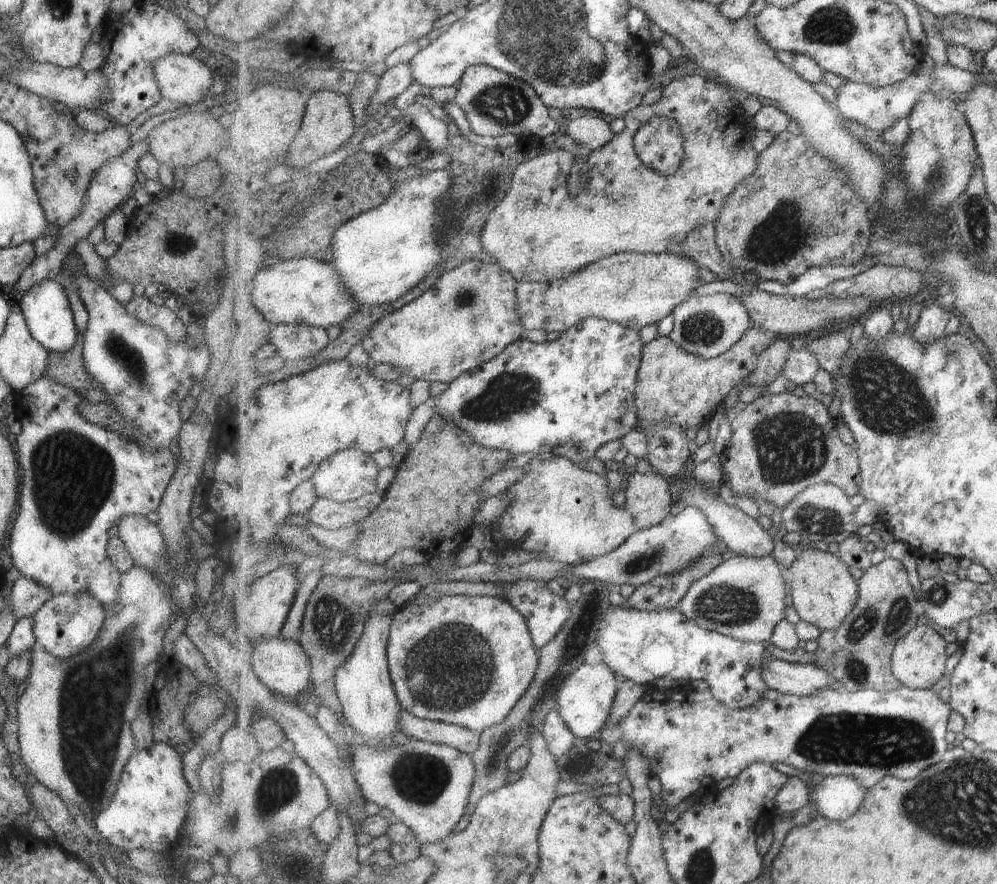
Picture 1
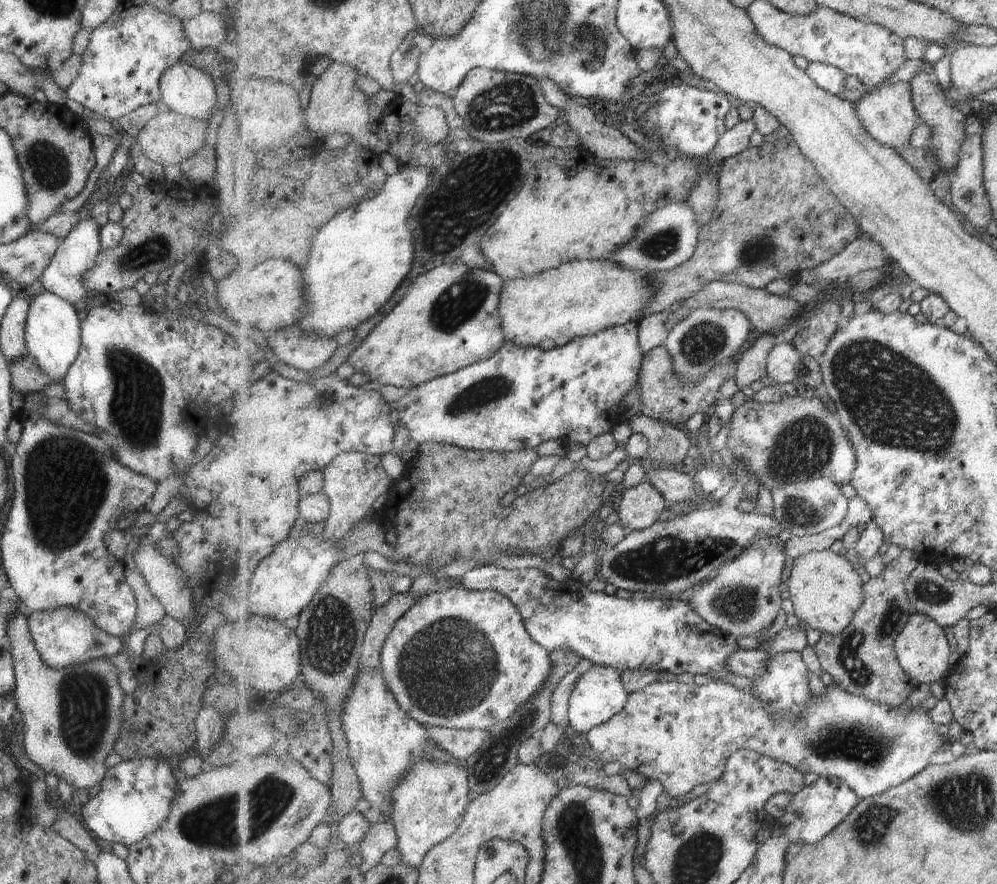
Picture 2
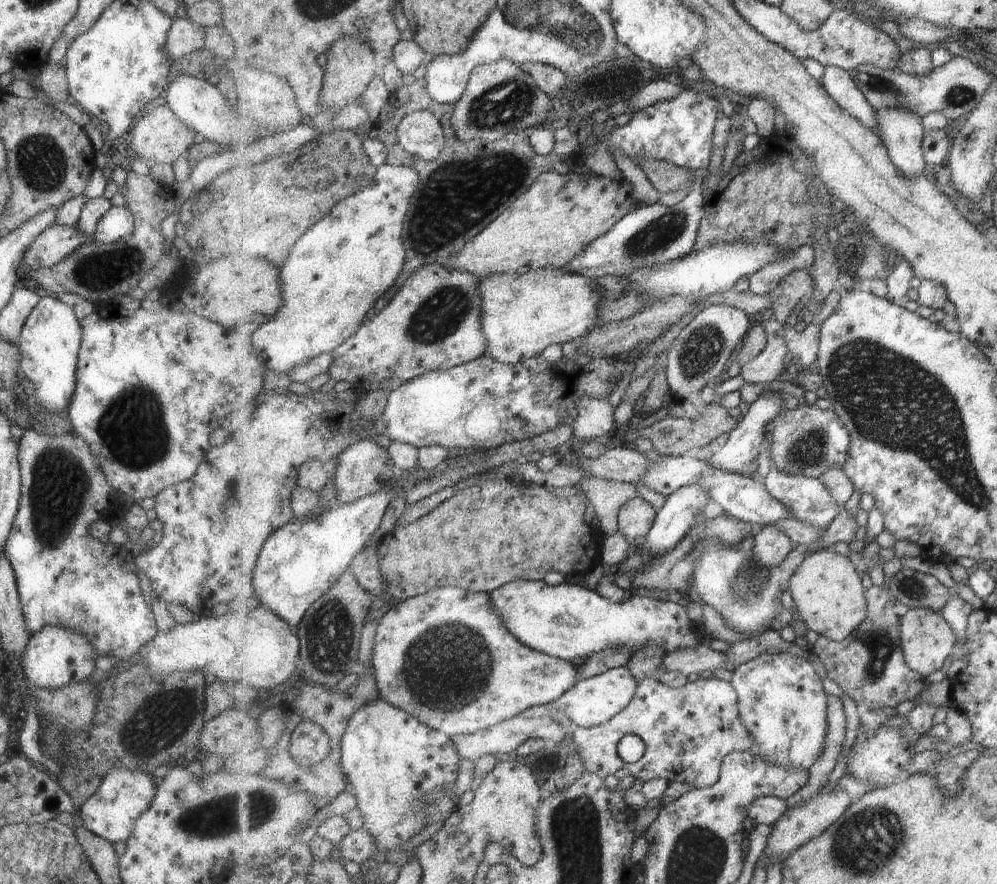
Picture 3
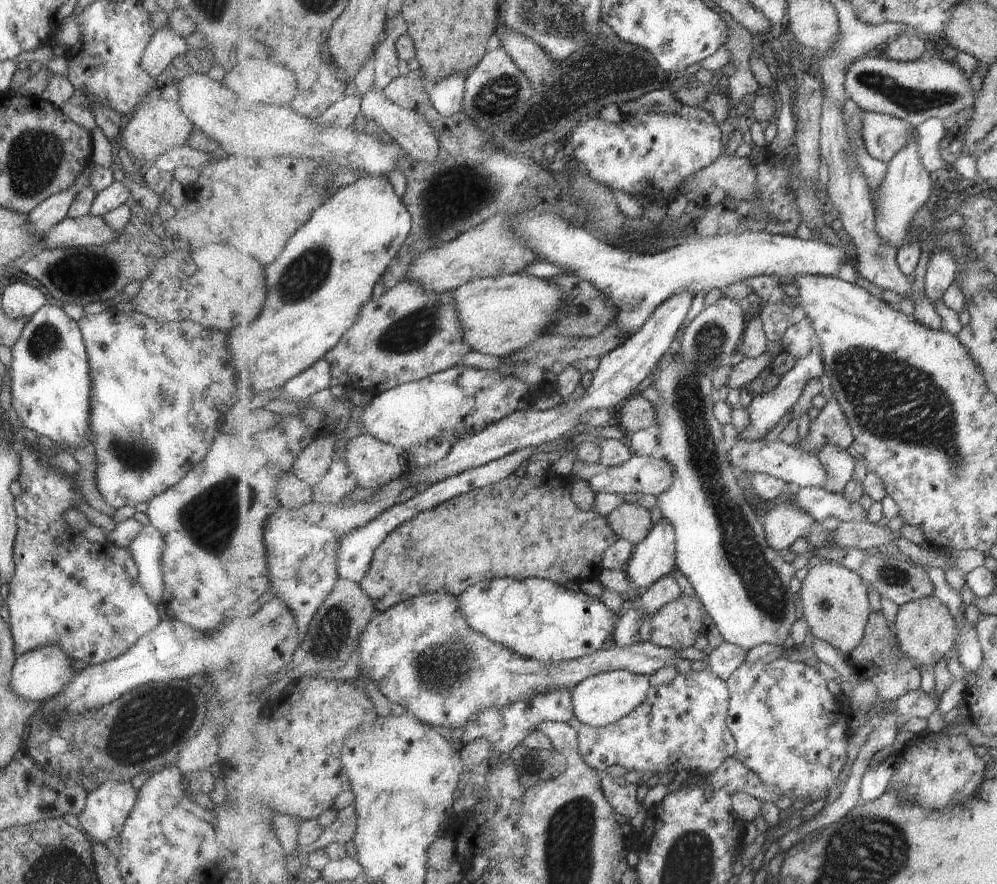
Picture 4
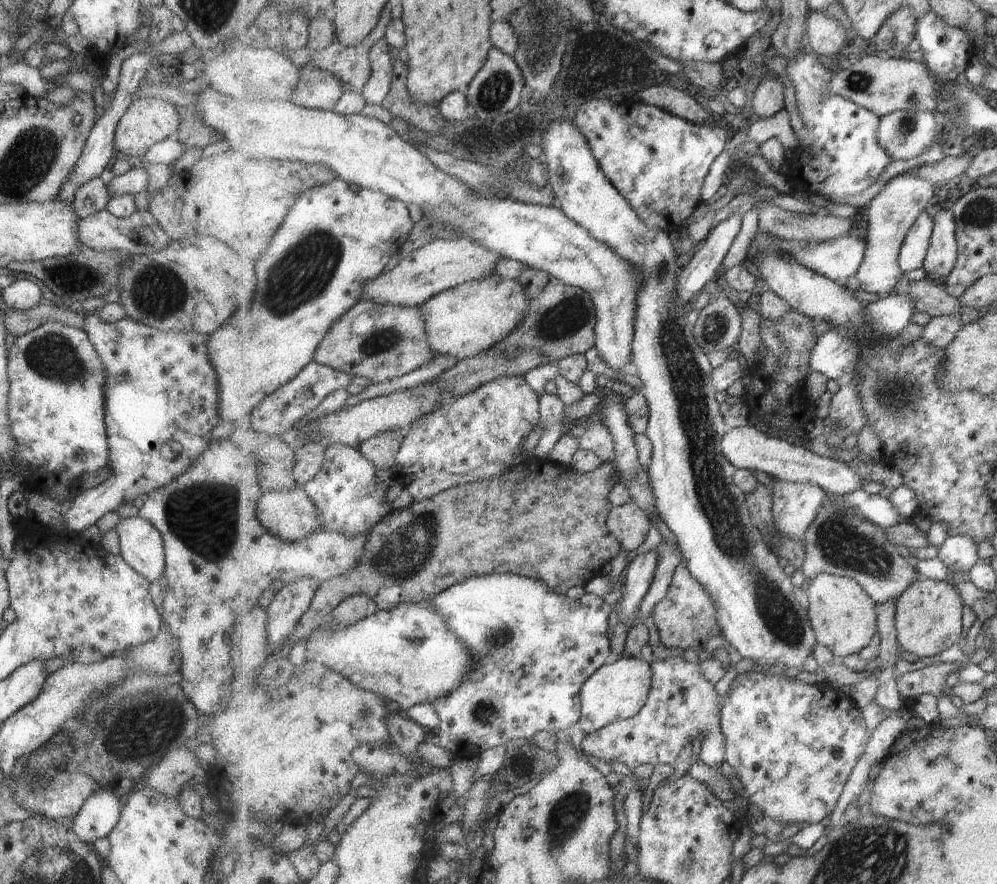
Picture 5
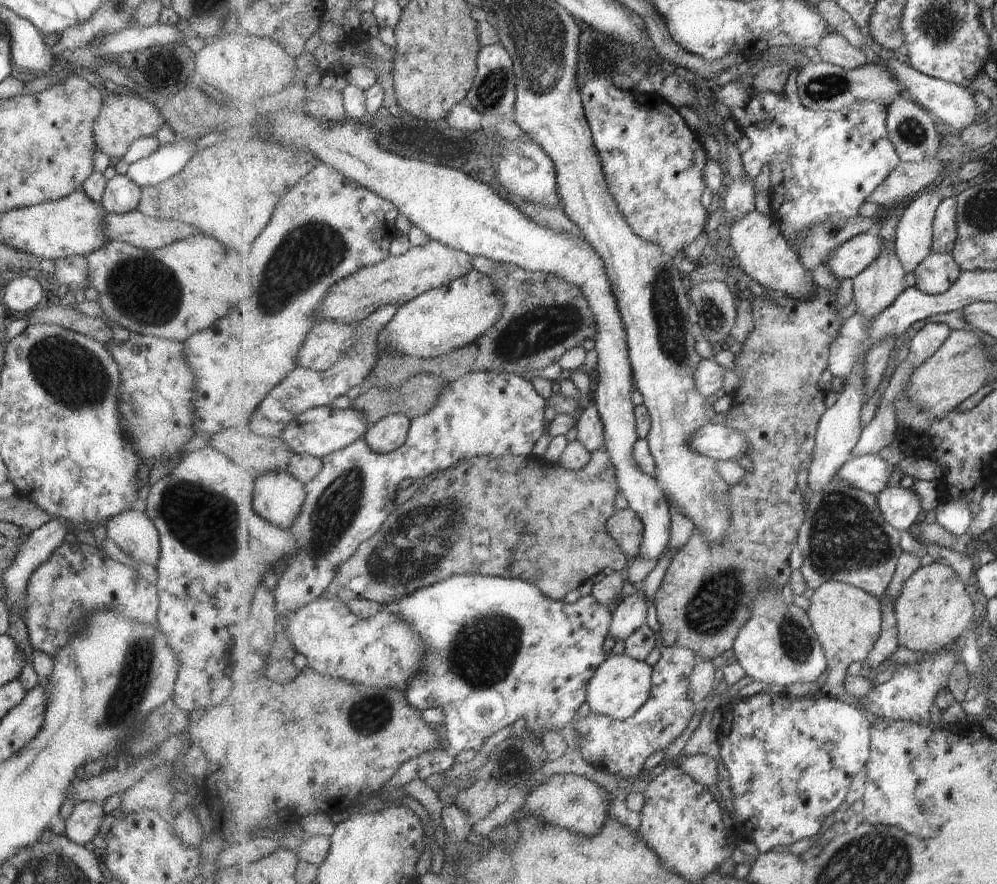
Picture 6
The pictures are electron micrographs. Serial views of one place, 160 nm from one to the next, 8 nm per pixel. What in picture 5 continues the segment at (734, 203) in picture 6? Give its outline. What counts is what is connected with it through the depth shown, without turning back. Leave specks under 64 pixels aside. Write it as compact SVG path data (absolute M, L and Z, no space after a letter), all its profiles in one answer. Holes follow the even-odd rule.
M735 212L733 216L721 221L709 234L709 237L705 242L695 246L696 253L683 270L679 270L678 282L677 282L677 296L681 296L681 300L691 307L695 297L698 296L701 291L711 288L714 281L717 278L718 272L721 270L721 263L725 260L729 248L733 246L733 240L739 236L741 232L741 220L743 220L744 214Z

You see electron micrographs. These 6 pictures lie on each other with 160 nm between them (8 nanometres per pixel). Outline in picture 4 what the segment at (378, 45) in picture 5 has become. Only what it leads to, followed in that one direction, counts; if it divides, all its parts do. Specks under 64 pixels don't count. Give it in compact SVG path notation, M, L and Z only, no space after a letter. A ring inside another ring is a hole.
M400 13L393 18L394 27L385 32L385 39L382 39L377 46L374 60L374 80L370 89L375 92L385 91L387 86L399 76L399 59L397 40L408 34L408 26Z

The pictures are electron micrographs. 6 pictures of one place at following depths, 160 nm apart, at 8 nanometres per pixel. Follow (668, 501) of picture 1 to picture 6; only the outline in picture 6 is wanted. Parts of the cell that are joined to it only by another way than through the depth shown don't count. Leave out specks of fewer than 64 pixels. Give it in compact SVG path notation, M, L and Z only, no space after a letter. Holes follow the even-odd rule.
M633 509L617 510L608 520L608 531L628 558L640 555L644 543L644 521Z

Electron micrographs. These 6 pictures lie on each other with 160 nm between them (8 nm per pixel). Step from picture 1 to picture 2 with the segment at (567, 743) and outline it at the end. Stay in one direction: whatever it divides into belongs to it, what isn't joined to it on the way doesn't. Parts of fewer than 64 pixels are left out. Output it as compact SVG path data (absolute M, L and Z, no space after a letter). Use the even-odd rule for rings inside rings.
M581 659L581 662L577 665L577 668L573 672L567 673L565 678L558 684L556 691L552 698L552 722L556 726L564 728L563 734L566 728L570 726L570 720L568 719L568 710L570 707L570 698L573 689L576 687L577 679L582 677L587 671L592 669L595 665L593 662L587 659Z

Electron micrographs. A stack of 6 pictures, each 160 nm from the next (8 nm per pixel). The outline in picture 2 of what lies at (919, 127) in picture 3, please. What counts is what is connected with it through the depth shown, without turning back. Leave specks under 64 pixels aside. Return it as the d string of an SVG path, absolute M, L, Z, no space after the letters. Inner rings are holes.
M897 81L875 87L853 104L857 116L871 133L871 136L881 141L881 144L889 145L892 149L911 145L911 135L922 122L914 105L910 82Z

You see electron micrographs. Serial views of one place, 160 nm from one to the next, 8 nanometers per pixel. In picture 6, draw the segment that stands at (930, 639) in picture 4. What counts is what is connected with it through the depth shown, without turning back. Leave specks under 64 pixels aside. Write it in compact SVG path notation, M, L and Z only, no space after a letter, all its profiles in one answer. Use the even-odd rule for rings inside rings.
M931 563L921 567L902 588L896 607L900 644L913 652L935 653L948 647L975 627L972 590L949 565Z

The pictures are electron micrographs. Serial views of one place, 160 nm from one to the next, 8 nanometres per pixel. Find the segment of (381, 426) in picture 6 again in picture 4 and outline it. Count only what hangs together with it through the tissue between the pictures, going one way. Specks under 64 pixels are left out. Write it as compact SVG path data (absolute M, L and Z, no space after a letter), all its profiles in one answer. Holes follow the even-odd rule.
M372 435L349 438L346 458L361 487L369 490L385 487L405 472L401 449Z

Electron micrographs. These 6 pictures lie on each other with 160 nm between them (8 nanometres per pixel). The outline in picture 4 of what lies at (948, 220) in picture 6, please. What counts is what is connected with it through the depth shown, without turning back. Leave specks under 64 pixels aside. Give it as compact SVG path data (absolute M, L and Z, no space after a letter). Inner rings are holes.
M939 250L930 256L924 277L924 291L931 302L939 302L957 276L957 260L951 250Z

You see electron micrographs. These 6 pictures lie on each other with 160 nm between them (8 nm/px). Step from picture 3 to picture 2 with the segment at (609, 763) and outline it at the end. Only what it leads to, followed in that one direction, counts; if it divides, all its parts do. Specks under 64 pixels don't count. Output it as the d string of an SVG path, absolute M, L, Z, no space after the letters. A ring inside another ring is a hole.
M711 680L706 685L701 686L696 686L693 683L686 685L676 681L655 681L649 684L649 686L646 686L643 690L631 693L627 706L625 706L619 714L613 716L613 718L606 723L593 728L587 735L593 748L600 754L604 763L610 761L618 762L621 764L622 768L625 767L629 768L631 771L636 771L640 775L644 775L644 778L647 780L659 780L659 782L663 783L666 792L675 799L679 798L679 796L689 794L695 786L703 786L703 784L707 784L707 782L715 782L715 780L719 781L724 775L728 760L741 749L751 749L752 751L761 753L763 756L768 756L770 759L793 765L793 768L799 769L803 774L814 772L819 777L836 776L844 780L862 799L866 799L869 798L869 796L880 795L882 792L888 791L890 788L899 786L905 781L916 777L930 765L929 760L931 760L931 756L933 756L935 752L943 750L949 743L944 735L937 732L937 724L932 719L929 711L925 712L920 706L911 710L903 704L890 707L885 703L873 702L865 695L854 695L837 684L829 685L828 687L825 686L825 688L826 691L822 695L813 695L812 702L808 704L808 710L803 711L800 717L794 719L791 715L770 715L770 712L766 709L766 704L762 700L759 700L753 693L750 693L748 690L739 690L739 688L723 681Z

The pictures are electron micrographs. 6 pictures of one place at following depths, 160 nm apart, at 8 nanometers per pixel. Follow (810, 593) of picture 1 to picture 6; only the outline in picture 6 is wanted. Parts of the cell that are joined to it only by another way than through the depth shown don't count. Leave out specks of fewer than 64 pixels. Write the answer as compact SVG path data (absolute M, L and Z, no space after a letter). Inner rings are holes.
M838 580L824 582L810 598L808 615L823 645L831 670L845 672L853 662L868 659L883 631L881 598L865 589Z

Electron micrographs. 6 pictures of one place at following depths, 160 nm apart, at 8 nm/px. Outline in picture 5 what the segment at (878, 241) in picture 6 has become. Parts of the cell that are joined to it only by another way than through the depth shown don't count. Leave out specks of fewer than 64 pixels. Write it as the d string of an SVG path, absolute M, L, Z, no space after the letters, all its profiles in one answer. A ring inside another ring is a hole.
M849 235L819 244L791 242L779 237L777 242L783 252L793 254L800 264L840 283L860 272L868 248L866 238Z

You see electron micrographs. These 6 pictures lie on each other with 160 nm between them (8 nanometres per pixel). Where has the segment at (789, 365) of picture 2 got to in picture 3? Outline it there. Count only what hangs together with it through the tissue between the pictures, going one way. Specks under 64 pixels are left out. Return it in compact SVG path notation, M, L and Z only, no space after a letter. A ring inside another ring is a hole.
M776 317L769 320L766 326L768 344L765 351L742 366L742 377L748 384L769 384L783 376L785 358L790 350L787 347L784 334L787 326L783 325Z

